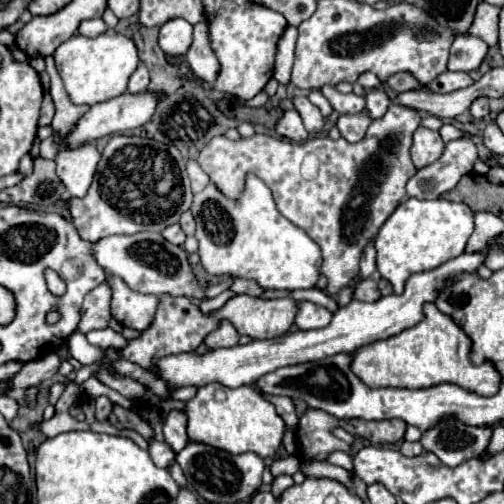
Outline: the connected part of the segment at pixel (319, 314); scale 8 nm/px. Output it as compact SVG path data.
M298 301L296 303L296 327L298 329L320 329L320 327L326 327L332 319L332 313L316 303L310 303L310 301Z

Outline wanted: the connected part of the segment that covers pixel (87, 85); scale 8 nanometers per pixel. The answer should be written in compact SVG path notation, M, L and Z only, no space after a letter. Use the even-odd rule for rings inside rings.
M102 33L92 39L74 35L54 51L54 59L66 93L74 105L96 105L126 93L128 79L140 63L136 45L120 33Z

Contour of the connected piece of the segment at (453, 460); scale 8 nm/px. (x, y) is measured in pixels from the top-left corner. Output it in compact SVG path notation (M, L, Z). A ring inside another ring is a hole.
M450 415L424 431L420 443L426 451L436 453L444 465L458 467L472 457L480 457L490 437L492 427L470 427Z

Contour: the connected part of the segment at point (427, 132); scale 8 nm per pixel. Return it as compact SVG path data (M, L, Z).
M418 127L414 131L414 143L412 143L410 155L416 169L422 169L424 165L434 163L442 155L442 151L444 151L444 143L438 131L432 131L426 127Z

